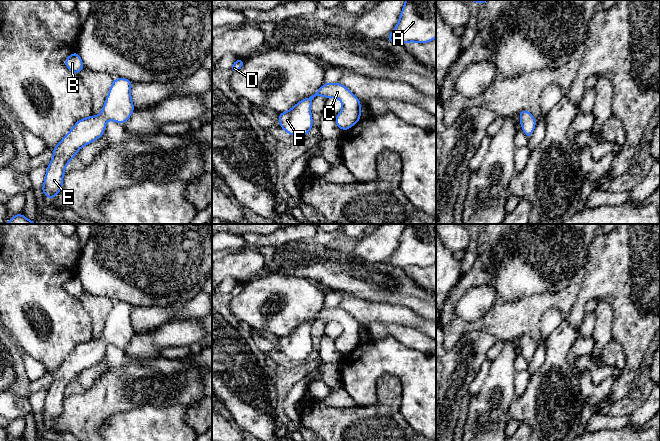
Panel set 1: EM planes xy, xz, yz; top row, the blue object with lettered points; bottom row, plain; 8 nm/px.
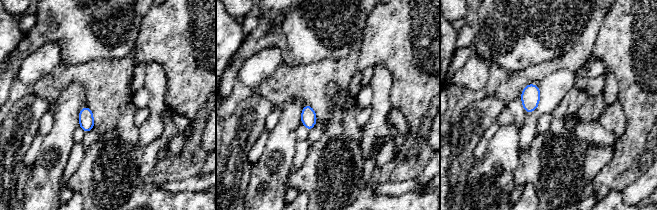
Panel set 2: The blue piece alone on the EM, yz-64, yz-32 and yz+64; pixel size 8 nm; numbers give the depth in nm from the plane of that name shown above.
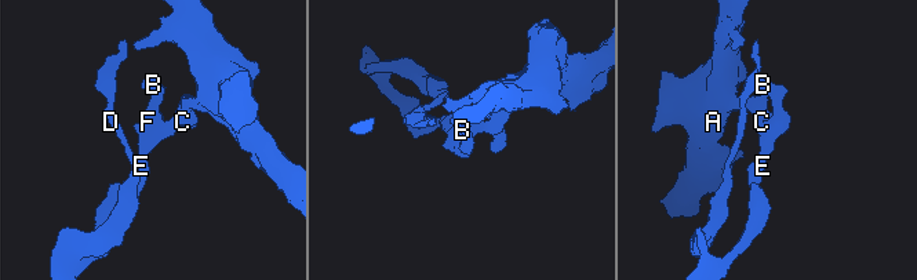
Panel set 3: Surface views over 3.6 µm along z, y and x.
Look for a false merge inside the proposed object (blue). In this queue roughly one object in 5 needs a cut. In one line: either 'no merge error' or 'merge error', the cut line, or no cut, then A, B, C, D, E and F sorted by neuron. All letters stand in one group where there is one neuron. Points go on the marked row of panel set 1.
no merge error | no cut | A B C D E F

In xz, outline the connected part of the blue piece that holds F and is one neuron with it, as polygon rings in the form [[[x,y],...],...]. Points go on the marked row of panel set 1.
[[[325,82],[314,95],[301,100],[287,112],[278,114],[280,127],[295,137],[306,135],[313,126],[311,103],[316,96],[324,96],[325,98],[334,97],[342,102],[343,108],[335,116],[336,125],[341,130],[348,130],[361,119],[361,101],[339,82]]]

